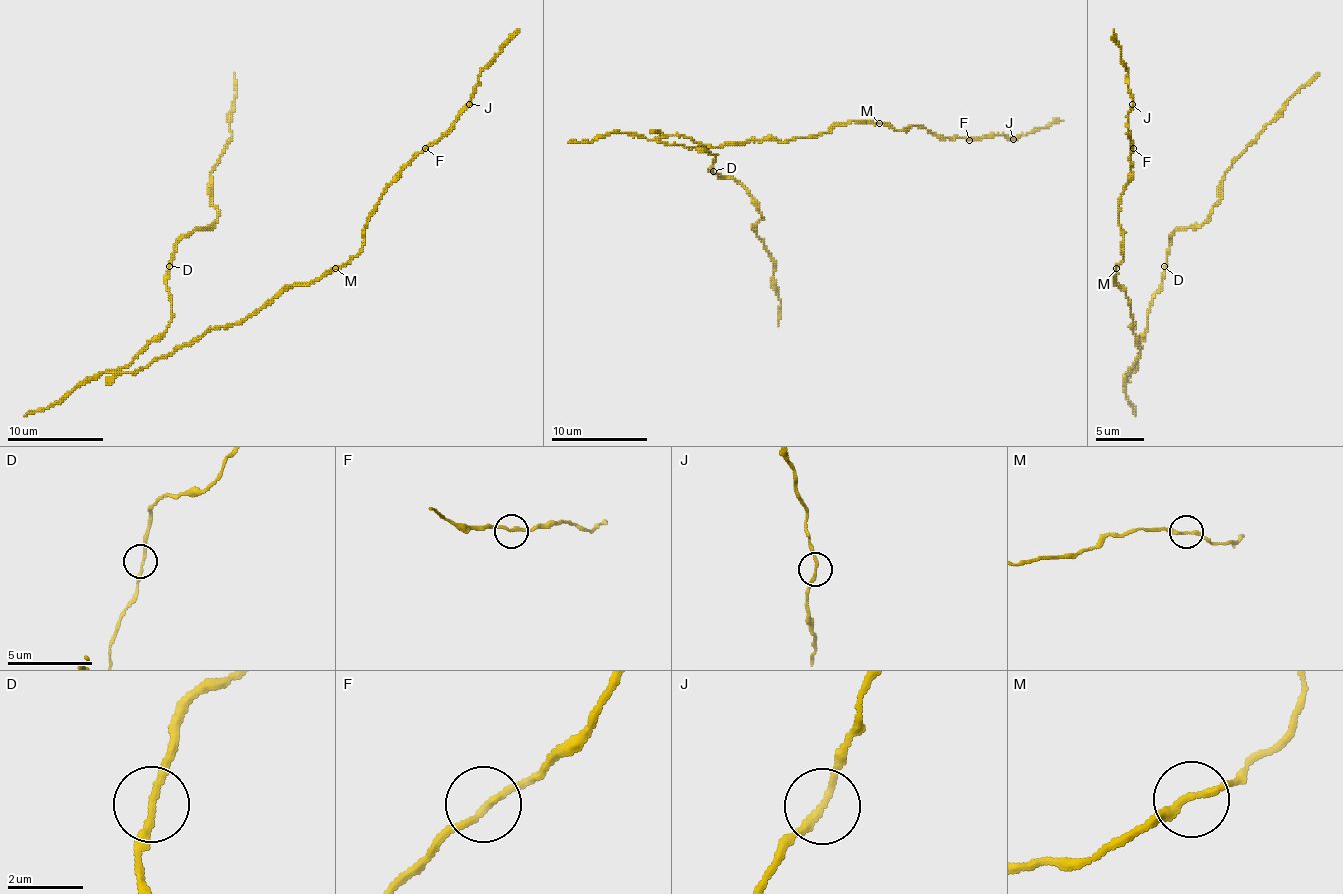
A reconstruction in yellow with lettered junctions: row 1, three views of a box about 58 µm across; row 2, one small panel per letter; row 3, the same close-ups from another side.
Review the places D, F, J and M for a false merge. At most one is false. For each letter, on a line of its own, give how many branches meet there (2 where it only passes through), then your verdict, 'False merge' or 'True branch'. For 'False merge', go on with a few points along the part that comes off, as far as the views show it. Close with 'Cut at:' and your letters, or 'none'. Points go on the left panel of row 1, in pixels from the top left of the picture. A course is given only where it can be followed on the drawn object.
D: Branches: 2. True branch
F: Branches: 2. True branch
J: Branches: 2. True branch
M: Branches: 2. True branch
Cut at: none

